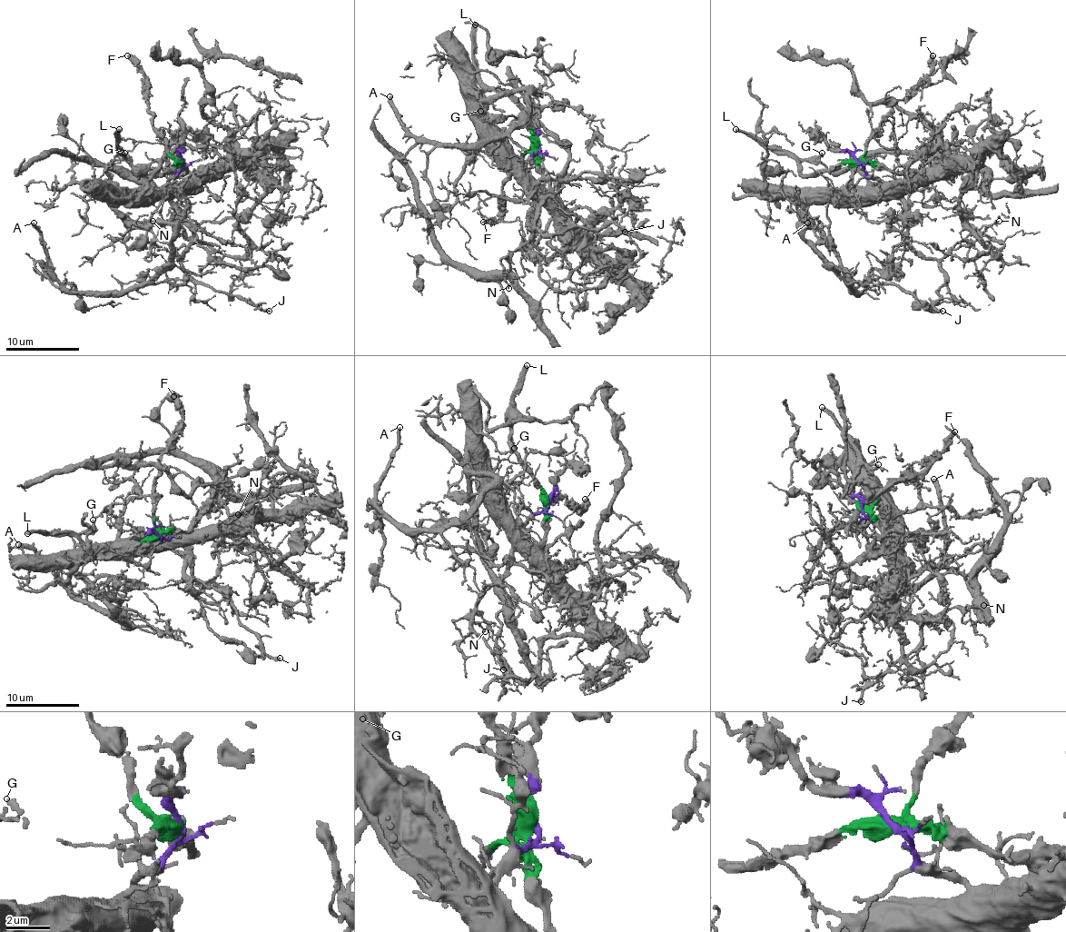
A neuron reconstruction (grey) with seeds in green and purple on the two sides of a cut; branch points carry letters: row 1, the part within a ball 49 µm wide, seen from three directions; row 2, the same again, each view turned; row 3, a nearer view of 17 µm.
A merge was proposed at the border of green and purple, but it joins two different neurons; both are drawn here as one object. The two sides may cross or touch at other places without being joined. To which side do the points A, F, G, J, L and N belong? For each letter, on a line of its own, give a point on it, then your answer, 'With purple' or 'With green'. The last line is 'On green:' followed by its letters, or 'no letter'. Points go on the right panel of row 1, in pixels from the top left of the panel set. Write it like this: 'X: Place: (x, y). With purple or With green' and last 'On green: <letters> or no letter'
A: Place: (807, 223). With purple
F: Place: (932, 55). With green
G: Place: (822, 153). With green
J: Place: (942, 311). With purple
L: Place: (735, 129). With green
N: Place: (999, 221). With purple
On green: F, G, L

